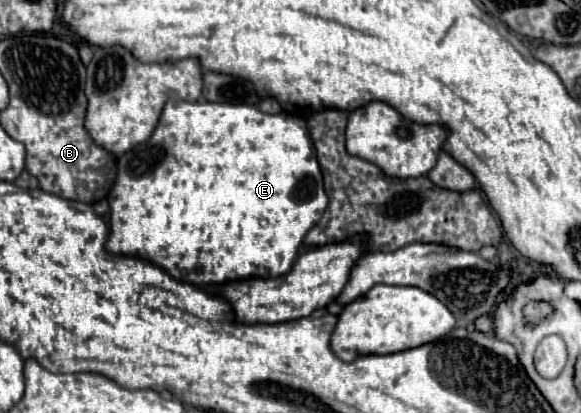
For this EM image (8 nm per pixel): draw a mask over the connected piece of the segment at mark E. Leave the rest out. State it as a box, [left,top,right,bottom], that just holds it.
[105,99,329,287]

